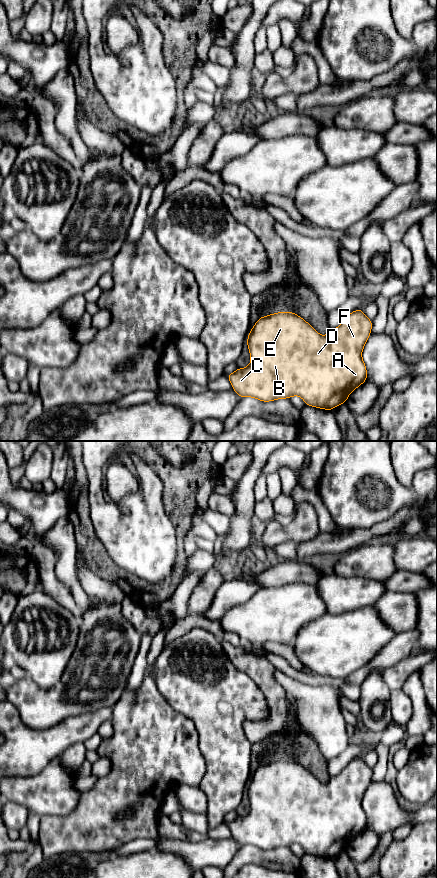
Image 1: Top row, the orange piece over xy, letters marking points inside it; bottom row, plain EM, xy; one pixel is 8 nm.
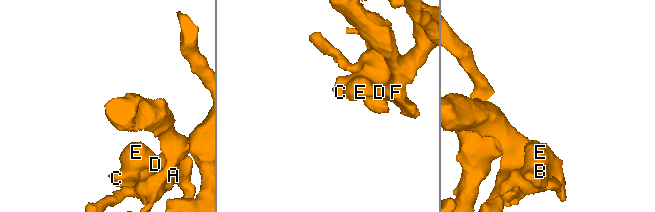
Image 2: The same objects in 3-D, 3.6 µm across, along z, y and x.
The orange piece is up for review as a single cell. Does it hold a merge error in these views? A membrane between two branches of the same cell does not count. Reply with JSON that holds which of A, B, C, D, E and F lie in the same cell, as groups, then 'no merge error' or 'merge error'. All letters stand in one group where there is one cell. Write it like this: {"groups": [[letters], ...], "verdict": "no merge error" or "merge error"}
{"groups": [["A", "B", "C", "D", "E", "F"]], "verdict": "no merge error"}

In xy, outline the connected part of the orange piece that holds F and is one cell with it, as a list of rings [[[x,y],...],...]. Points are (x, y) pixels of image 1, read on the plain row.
[[[362,757],[351,760],[345,768],[328,782],[320,783],[308,770],[294,760],[278,760],[262,764],[250,778],[247,794],[251,805],[250,812],[226,823],[233,838],[241,845],[252,845],[263,850],[289,847],[299,844],[306,854],[333,858],[346,851],[348,844],[367,828],[367,817],[362,807],[362,799],[371,782],[372,768]]]

